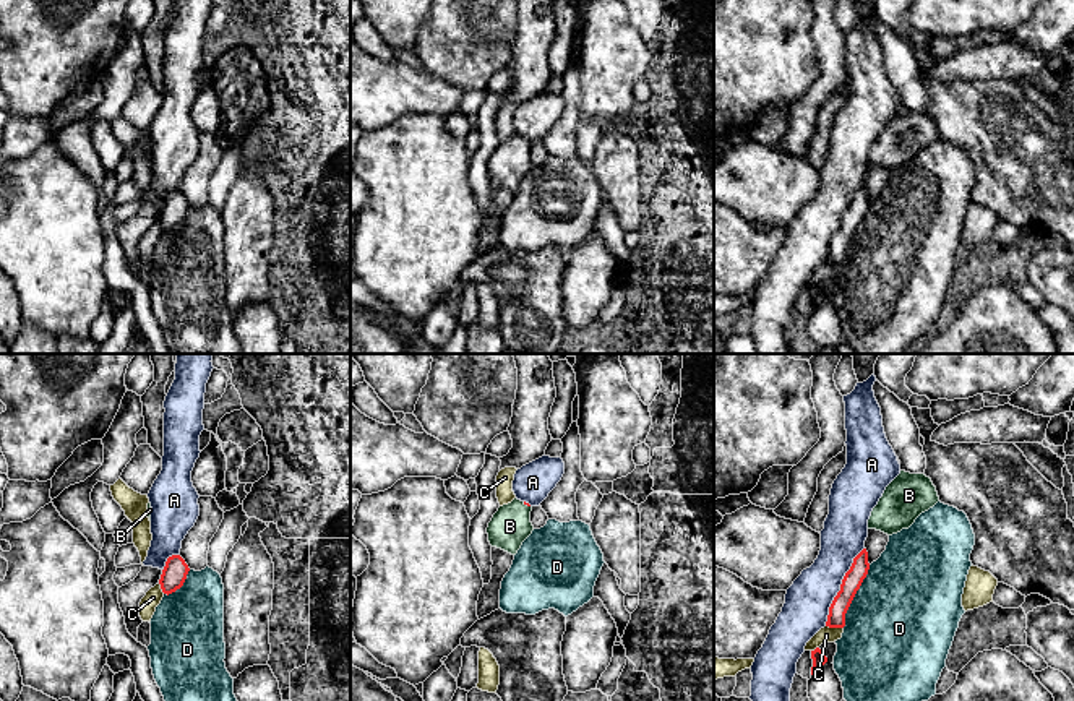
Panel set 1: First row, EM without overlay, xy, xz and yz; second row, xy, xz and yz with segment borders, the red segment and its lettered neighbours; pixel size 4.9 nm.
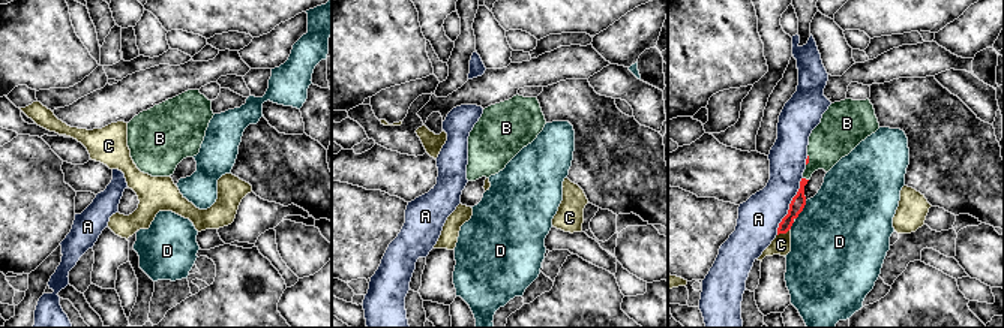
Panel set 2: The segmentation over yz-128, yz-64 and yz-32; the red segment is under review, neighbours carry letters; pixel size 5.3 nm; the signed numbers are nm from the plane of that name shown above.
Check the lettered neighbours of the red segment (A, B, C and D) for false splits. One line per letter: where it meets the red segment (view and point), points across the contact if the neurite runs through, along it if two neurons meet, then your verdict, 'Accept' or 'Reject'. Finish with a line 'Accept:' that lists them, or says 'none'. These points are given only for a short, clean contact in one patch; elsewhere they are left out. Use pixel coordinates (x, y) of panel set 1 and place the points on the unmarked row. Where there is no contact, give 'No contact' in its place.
A: Touches red at yz (841, 223). Reject
B: Touches red at xz (526, 140). Path across: xz (524, 138), (526, 140), (510, 163). Accept
C: Touches red at yz (834, 263). Boundary: yz (826, 262), (842, 265). Reject
D: Touches red at yz (854, 232). Reject
Accept: B

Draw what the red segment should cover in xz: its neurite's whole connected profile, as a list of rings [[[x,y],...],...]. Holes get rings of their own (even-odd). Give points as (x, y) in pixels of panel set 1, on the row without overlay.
[[[518,135],[500,143],[487,164],[490,182],[516,191],[534,167],[531,148],[532,143]]]

